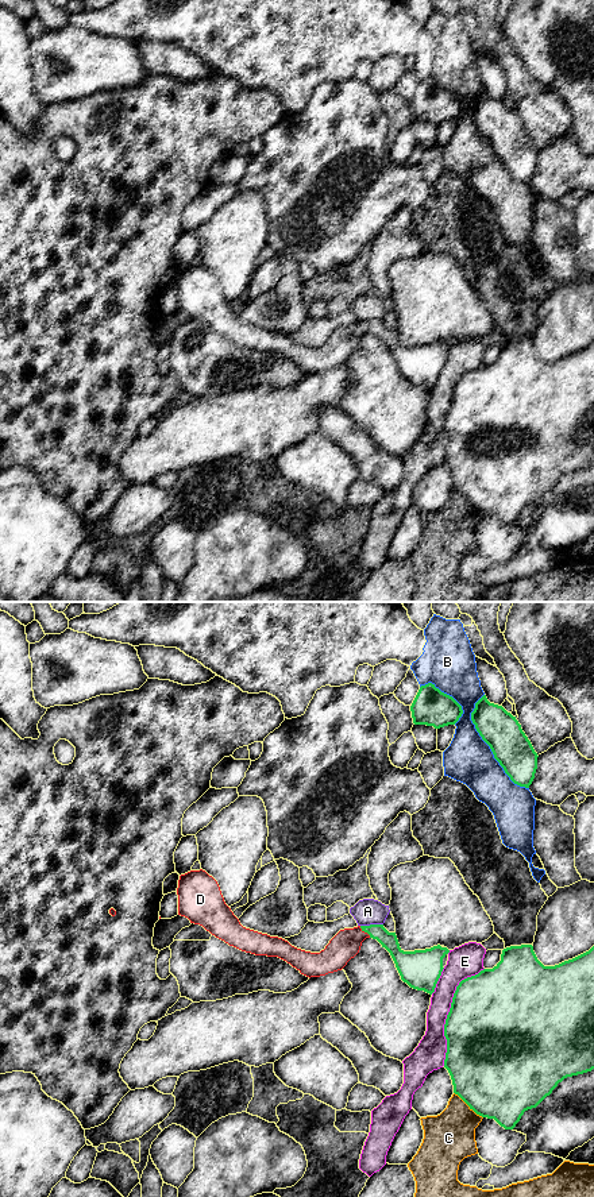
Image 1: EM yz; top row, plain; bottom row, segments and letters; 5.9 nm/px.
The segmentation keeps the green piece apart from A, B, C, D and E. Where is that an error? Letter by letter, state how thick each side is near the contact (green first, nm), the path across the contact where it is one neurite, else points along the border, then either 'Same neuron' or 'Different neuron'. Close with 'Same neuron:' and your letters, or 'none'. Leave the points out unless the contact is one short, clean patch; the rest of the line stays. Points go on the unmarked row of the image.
A: Thickness 100 nm (green) against 160 nm. Boundary: yz (382, 319), (361, 321). Different neuron
B: Thickness 220 nm (green) against 280 nm. Different neuron
C: Thickness 500 nm (green) against 300 nm. Different neuron
D: Thickness 100 nm (green) against 170 nm. Path across: yz (389, 336), (378, 327), (365, 327), (346, 339). Same neuron
E: Thickness 500 nm (green) against 170 nm. Different neuron
Same neuron: D

